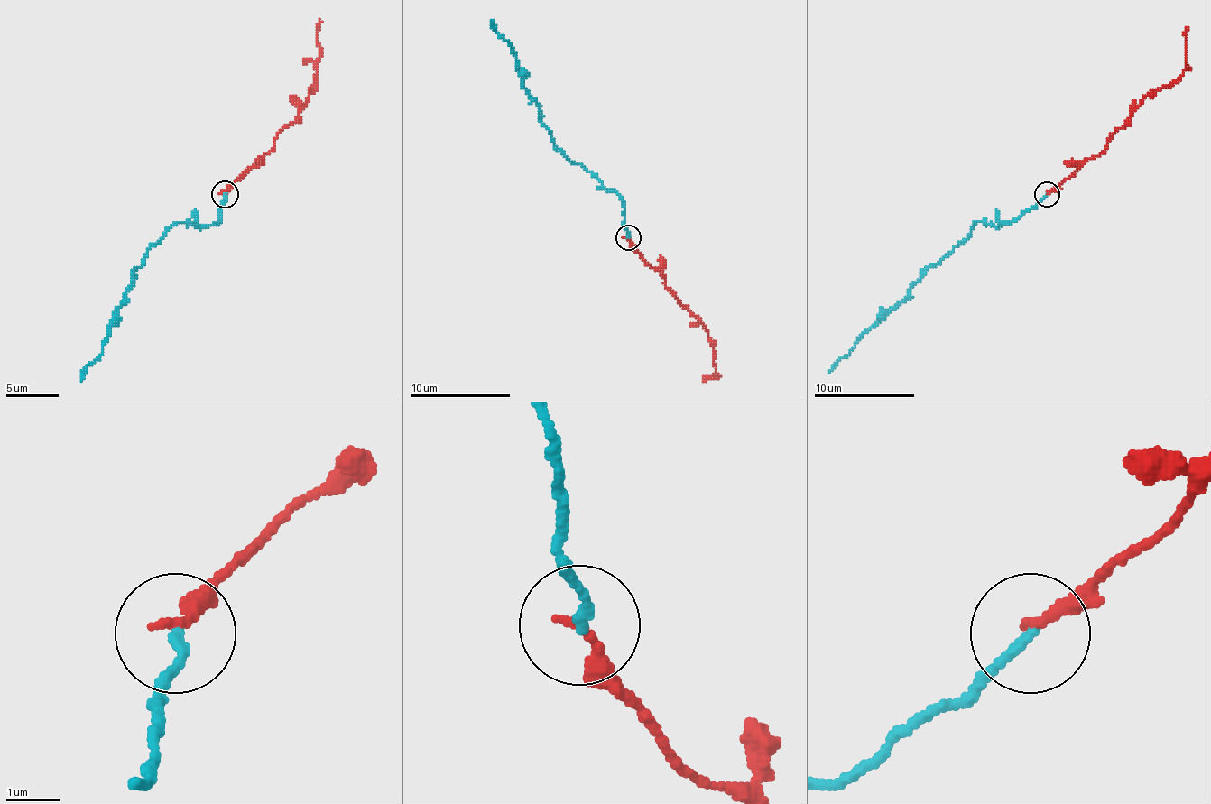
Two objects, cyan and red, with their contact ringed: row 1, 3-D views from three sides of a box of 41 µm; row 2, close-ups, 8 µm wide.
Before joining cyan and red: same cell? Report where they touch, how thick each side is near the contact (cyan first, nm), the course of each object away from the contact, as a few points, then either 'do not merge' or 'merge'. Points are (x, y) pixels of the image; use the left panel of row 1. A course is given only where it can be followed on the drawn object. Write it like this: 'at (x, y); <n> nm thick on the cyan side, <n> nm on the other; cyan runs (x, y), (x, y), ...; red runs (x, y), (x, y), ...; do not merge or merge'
at (225, 194); 180 nm thick on the cyan side, 220 nm on the other; cyan runs (224, 193), (218, 222), (200, 227), (176, 222), (132, 272), (132, 289), (115, 309), (102, 355), (81, 381); red runs (224, 193), (263, 156), (311, 90), (319, 61), (319, 19); merge

